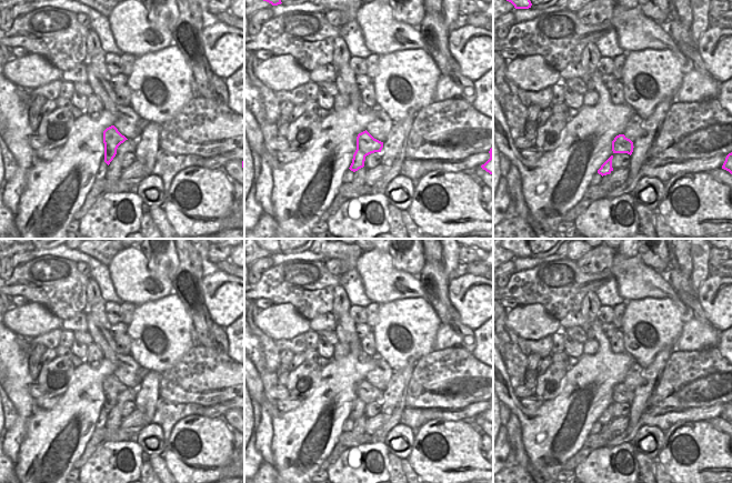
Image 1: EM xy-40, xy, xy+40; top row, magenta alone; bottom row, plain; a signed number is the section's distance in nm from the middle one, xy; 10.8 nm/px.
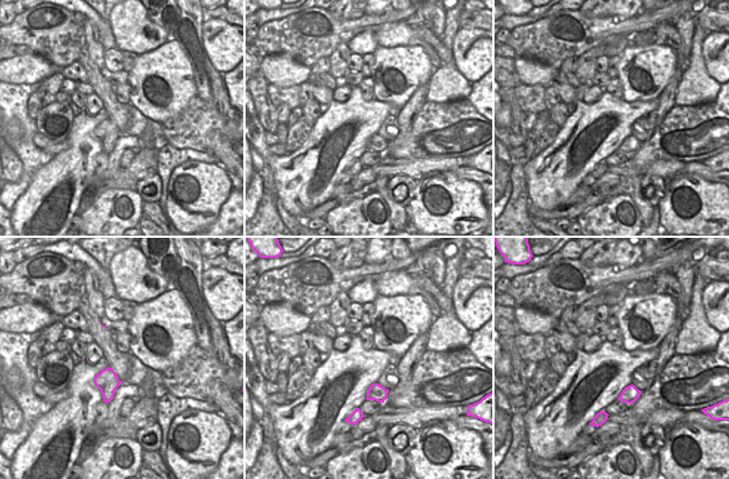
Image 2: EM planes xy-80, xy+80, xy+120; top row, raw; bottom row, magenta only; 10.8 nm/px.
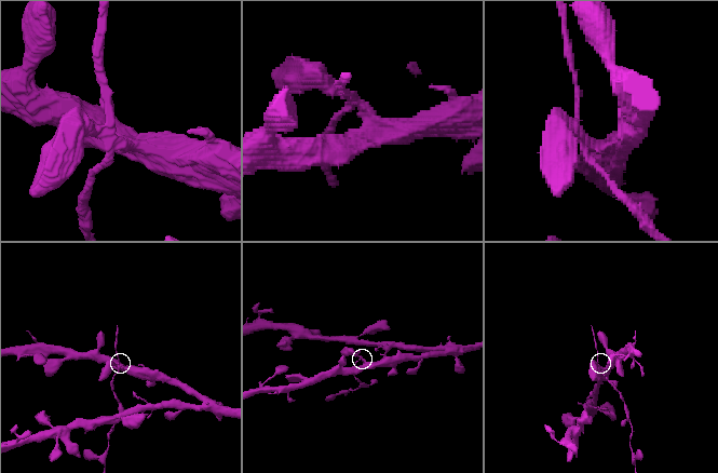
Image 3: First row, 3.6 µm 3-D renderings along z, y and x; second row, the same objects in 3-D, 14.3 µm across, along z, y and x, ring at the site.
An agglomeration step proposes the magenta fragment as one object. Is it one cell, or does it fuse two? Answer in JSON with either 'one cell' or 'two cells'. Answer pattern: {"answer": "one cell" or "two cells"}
{"answer": "two cells"}

